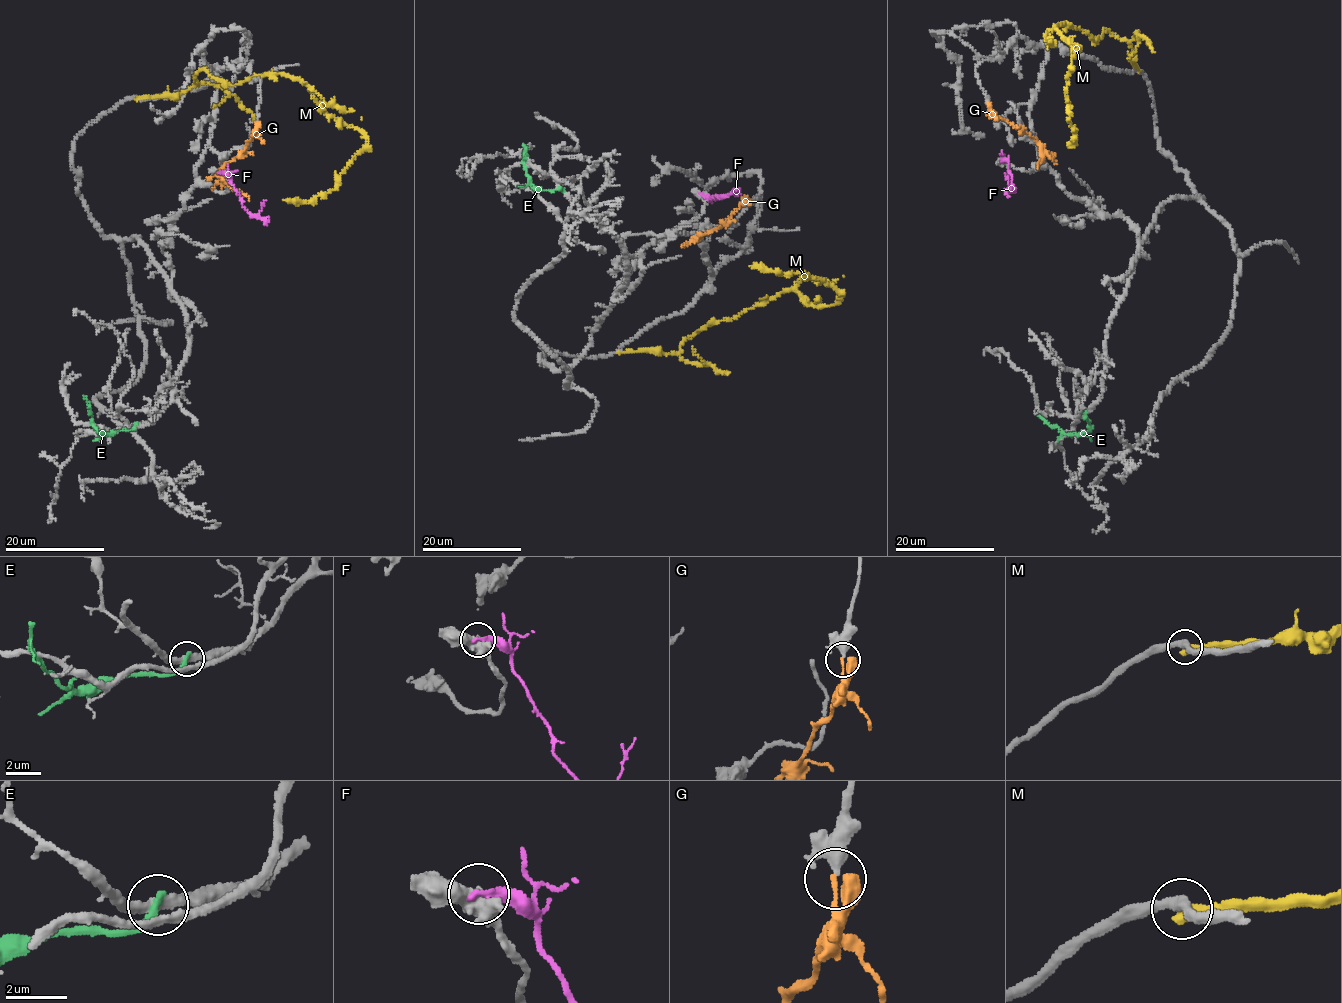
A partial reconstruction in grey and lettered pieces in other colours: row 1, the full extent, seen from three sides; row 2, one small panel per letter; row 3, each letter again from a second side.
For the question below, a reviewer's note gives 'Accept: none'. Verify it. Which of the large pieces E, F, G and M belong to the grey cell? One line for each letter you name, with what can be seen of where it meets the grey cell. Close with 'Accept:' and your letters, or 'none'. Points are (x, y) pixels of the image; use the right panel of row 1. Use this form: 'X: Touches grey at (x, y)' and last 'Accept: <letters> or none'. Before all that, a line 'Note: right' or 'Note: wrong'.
Note: right
Accept: none

